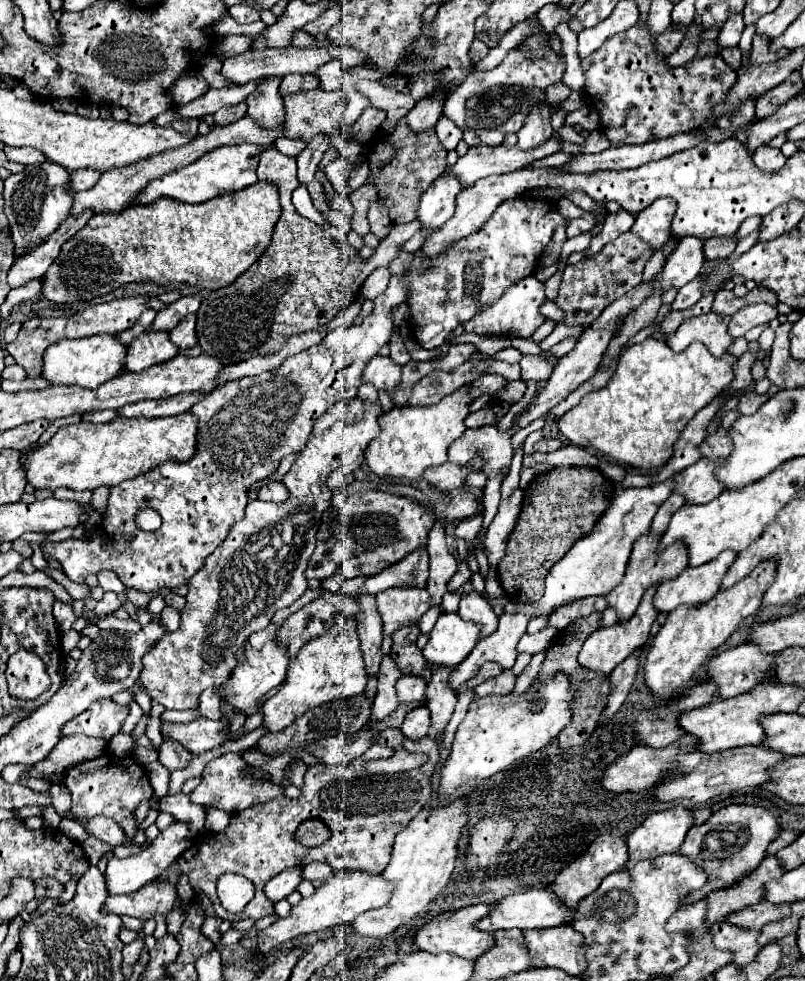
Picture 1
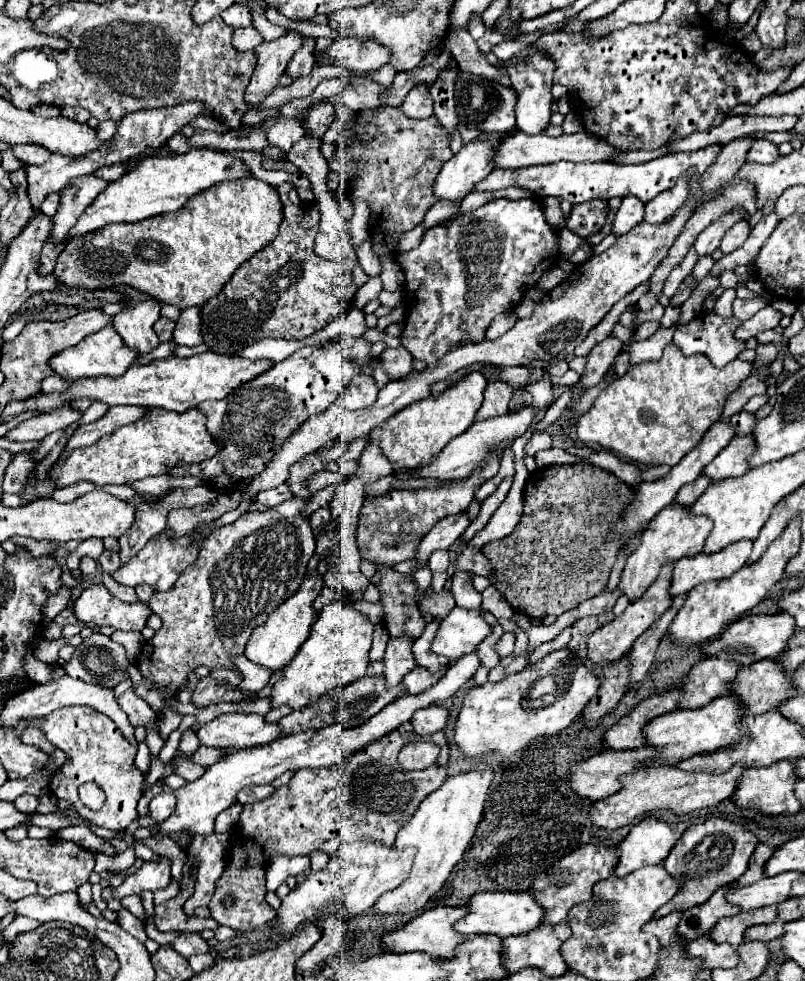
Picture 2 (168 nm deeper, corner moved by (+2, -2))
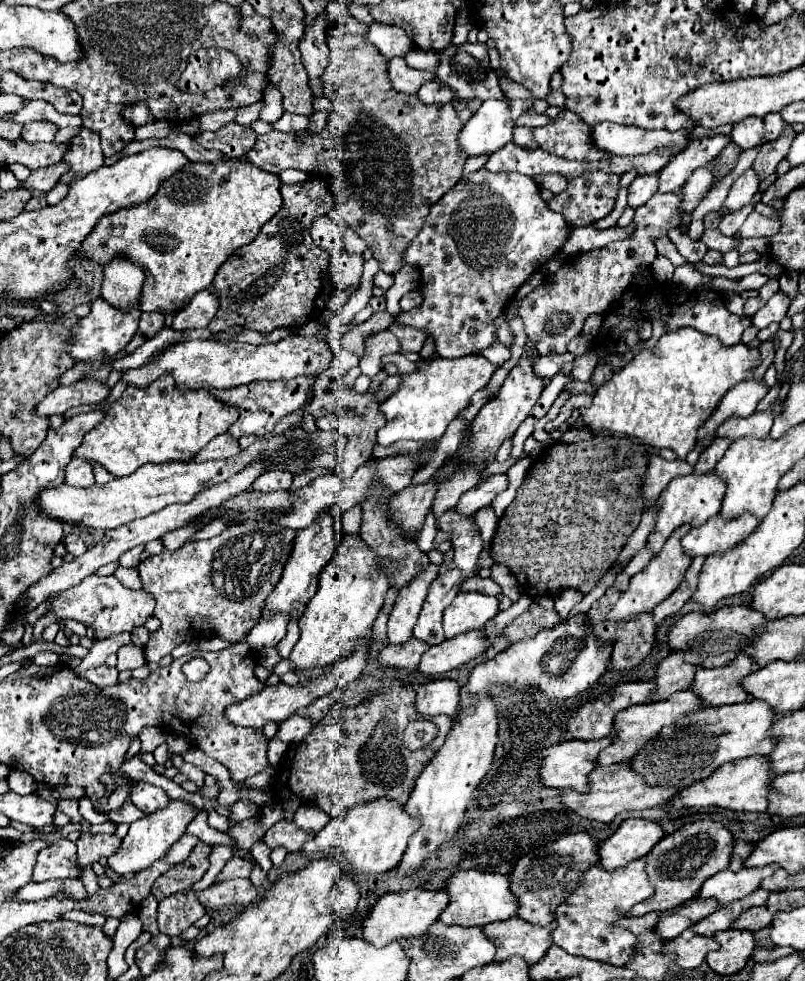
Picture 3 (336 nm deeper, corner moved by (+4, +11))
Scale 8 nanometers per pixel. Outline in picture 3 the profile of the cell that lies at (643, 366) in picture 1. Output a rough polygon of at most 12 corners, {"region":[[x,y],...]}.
{"region":[[693,327],[641,349],[589,429],[685,459],[759,349]]}

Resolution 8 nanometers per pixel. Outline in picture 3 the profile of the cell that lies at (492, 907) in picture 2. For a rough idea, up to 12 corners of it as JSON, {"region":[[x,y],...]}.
{"region":[[453,873],[445,925],[483,927],[517,913],[509,879]]}

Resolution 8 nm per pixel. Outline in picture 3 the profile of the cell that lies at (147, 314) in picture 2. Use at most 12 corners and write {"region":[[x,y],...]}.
{"region":[[115,257],[103,267],[101,297],[125,309],[139,301],[145,273]]}

